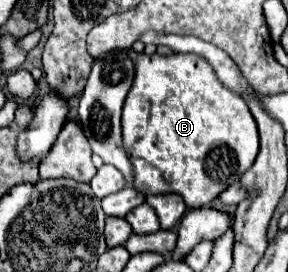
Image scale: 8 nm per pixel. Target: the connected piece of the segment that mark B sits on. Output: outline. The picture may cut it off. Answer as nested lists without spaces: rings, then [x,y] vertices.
[[[128,53],[128,57],[134,63],[136,75],[122,111],[122,137],[124,149],[134,165],[134,187],[144,195],[178,193],[188,207],[208,205],[228,185],[240,181],[258,155],[258,129],[246,101],[240,101],[240,97],[224,89],[202,57],[188,53]]]

